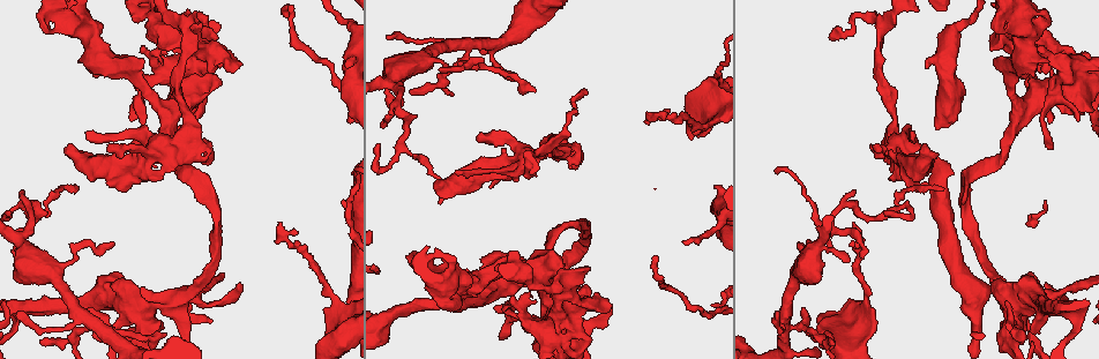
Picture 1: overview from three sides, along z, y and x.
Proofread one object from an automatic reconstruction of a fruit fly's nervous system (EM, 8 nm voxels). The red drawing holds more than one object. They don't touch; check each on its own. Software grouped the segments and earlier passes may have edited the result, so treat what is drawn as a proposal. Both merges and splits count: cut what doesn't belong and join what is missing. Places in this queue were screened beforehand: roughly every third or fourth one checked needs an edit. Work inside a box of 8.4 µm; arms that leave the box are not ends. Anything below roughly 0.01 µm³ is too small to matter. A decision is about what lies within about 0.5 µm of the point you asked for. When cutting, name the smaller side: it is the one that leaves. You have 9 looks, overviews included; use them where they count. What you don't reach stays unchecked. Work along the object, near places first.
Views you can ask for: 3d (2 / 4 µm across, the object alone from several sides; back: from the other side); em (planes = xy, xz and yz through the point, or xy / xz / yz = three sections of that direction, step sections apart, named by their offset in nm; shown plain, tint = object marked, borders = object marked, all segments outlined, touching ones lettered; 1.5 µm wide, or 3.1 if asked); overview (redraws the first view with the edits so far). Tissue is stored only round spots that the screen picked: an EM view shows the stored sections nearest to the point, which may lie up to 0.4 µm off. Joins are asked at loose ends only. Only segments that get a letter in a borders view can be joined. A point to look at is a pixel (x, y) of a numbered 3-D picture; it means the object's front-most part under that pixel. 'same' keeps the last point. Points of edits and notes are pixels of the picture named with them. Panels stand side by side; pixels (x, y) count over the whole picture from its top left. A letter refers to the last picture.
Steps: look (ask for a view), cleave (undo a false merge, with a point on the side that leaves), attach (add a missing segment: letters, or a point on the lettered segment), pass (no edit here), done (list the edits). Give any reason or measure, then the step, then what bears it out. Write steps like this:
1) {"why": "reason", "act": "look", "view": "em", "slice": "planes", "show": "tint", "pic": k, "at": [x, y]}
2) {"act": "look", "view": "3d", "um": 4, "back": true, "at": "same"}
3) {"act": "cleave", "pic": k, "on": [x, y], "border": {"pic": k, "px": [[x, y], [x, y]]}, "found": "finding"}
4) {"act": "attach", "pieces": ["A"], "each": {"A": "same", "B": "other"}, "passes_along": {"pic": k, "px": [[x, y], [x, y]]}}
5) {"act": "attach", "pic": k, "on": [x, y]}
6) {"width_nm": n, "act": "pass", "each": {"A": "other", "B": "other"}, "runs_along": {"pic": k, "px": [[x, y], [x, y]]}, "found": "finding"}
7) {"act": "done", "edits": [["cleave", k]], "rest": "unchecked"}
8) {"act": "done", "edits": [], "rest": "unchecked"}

{"act": "look", "view": "em", "slice": "yz", "step": 8, "show": "borders", "pic": 1, "at": [41, 343]}

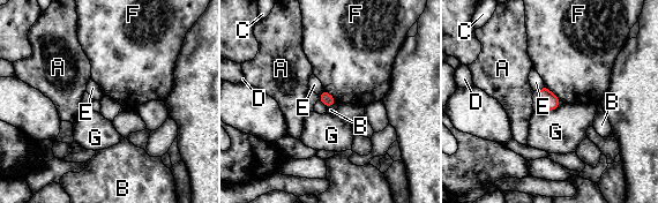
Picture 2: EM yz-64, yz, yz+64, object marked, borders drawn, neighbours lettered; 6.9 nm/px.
{"act": "look", "view": "em", "slice": "planes", "show": "borders", "at": "same"}

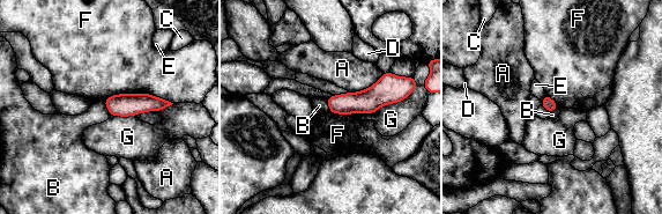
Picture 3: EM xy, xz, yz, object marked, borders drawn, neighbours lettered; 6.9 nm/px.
{"act": "pass", "each": {"A": "other", "B": "other", "C": "other", "D": "other", "E": "other", "F": "other", "G": "other"}, "border": {"pic": 3, "px": [[103, 101], [111, 115]]}, "found": "no lettered segment goes on from it"}

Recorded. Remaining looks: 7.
{"why": "thick turns thin", "act": "look", "view": "em", "slice": "yz", "step": 4, "show": "tint", "pic": 1, "at": [96, 328]}

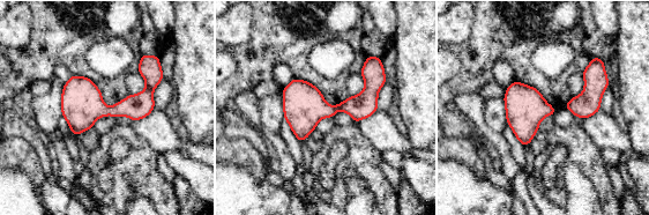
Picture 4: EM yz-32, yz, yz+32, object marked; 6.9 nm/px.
{"act": "look", "view": "em", "slice": "planes", "show": "borders", "at": "same"}

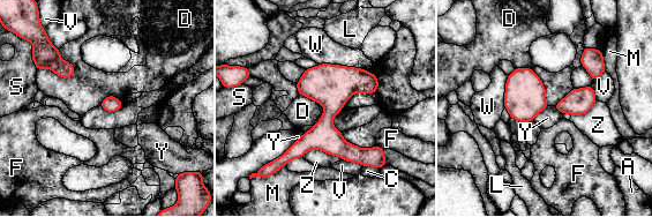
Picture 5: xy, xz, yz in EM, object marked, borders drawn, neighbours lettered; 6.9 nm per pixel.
{"width_nm": 120, "act": "pass", "each": {"A": "other", "C": "other", "D": "other", "F": "other", "L": "other", "M": "other", "S": "other", "V": "other", "W": "other", "Y": "other", "Z": "other"}, "border": {"pic": 5, "px": [[321, 103], [320, 119], [298, 139]]}, "found": "continuous, no second neuron"}

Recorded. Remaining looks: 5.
{"why": "tapers out", "act": "look", "view": "3d", "um": 2, "pic": 1, "at": [534, 92]}

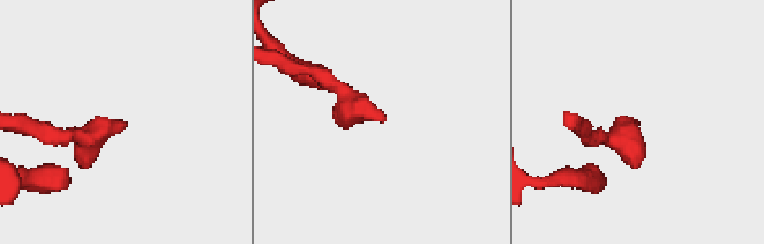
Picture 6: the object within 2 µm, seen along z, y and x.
{"why": "need the tissue", "act": "look", "view": "em", "slice": "planes", "show": "tint", "pic": 6, "at": [123, 121]}

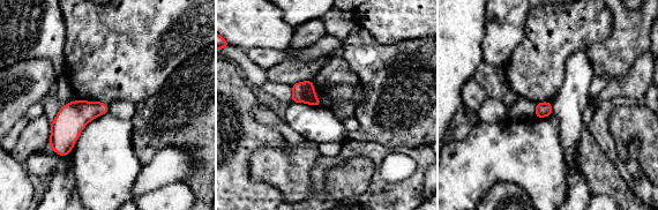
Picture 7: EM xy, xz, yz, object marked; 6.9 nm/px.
{"why": "what lies round it", "act": "look", "view": "em", "slice": "planes", "show": "borders", "at": "same"}

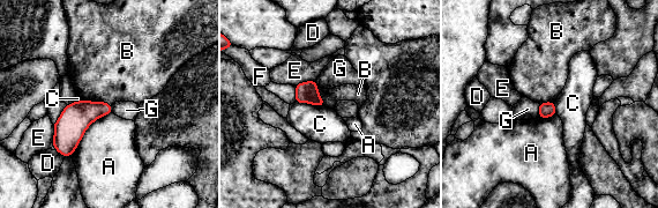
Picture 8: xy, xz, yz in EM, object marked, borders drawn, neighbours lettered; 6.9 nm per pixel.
{"longest_contact_nm": ["A", 420], "act": "pass", "each": {"A": "other", "B": "other", "C": "other", "D": "other", "E": "other", "F": "other", "G": "other"}, "border": {"pic": 8, "px": [[83, 98], [106, 102], [111, 105]]}, "found": "no lettered segment goes on from it"}

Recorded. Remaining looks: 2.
{"why": "an open end", "act": "look", "view": "em", "slice": "planes", "show": "borders", "pic": 1, "at": [853, 224]}

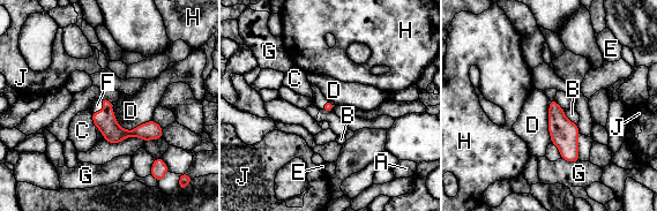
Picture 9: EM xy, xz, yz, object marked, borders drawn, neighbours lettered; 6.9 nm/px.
{"act": "attach", "pieces": ["F"], "each": {"A": "other", "B": "other", "C": "other", "D": "other", "E": "other", "F": "same", "G": "other", "H": "other", "J": "other"}, "passes_along": {"pic": 9, "px": [[105, 121], [104, 111], [97, 105]]}, "found": "it goes on there"}

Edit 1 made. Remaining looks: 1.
{"act": "done", "edits": [["attach", 9]], "rest": "unchecked"}

